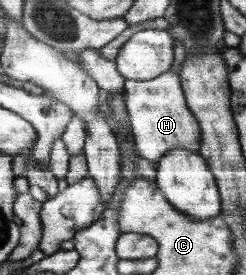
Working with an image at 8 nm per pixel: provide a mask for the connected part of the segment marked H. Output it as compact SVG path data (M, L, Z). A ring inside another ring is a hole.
M173 70L150 80L125 81L123 93L126 97L130 129L135 138L135 148L140 157L152 161L155 170L157 170L157 161L171 150L183 148L199 153L202 142L201 126L186 104L186 94L181 83L180 74Z

